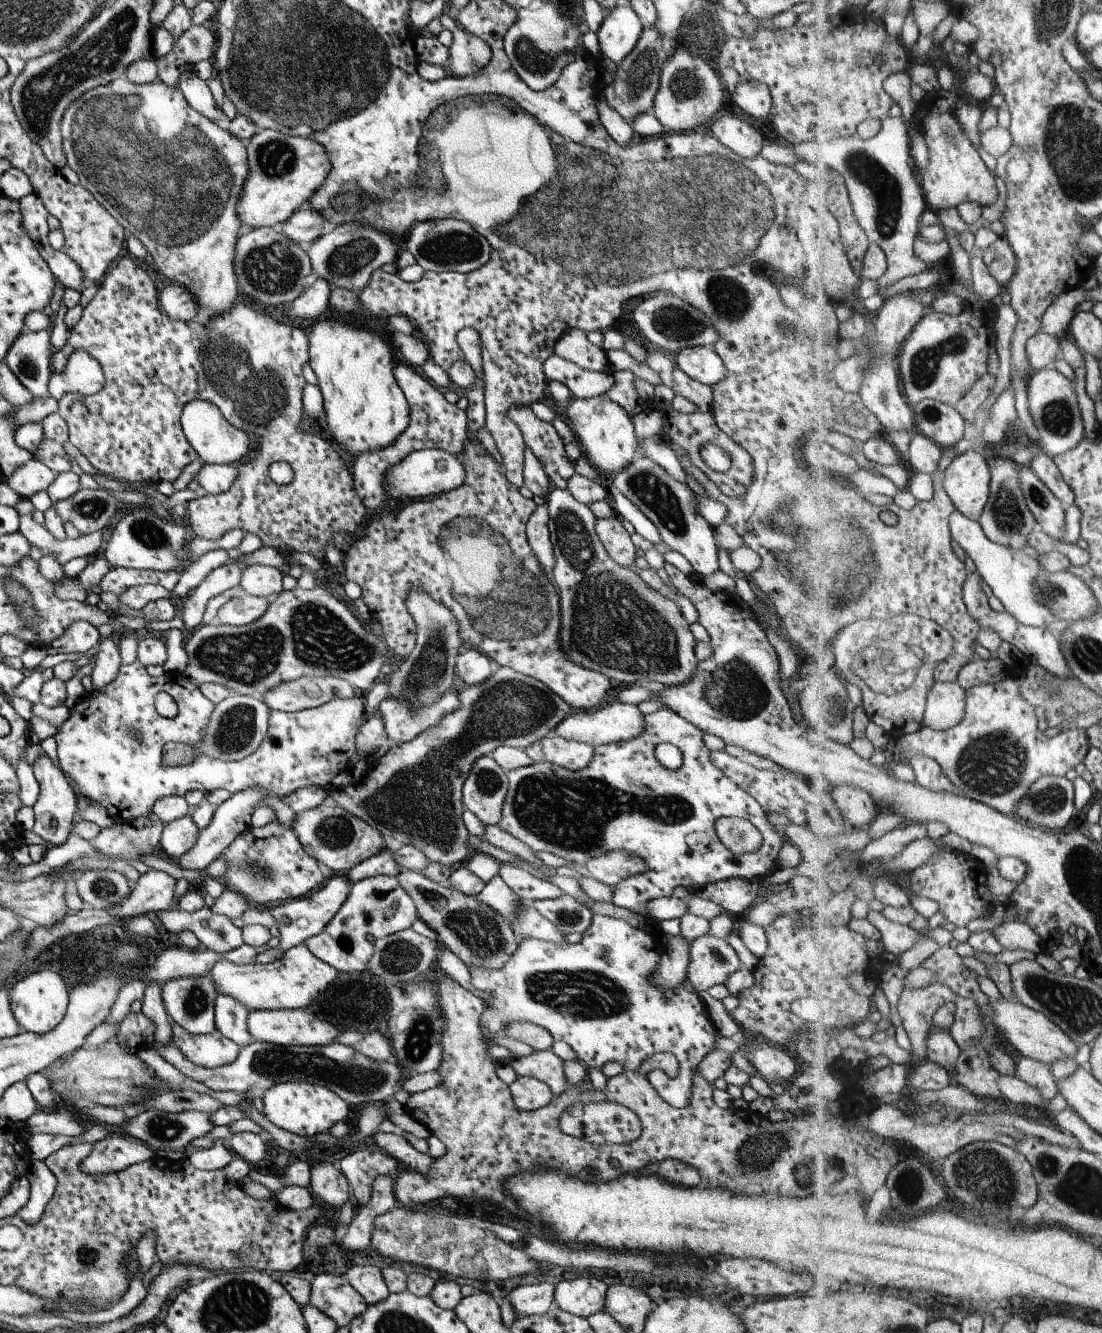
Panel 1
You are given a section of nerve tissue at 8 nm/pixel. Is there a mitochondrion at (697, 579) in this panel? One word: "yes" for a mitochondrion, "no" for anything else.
no

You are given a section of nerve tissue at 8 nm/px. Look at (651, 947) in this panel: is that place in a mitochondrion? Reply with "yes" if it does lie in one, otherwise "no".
no

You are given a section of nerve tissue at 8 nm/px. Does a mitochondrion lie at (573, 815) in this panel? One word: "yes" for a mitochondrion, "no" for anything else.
yes

